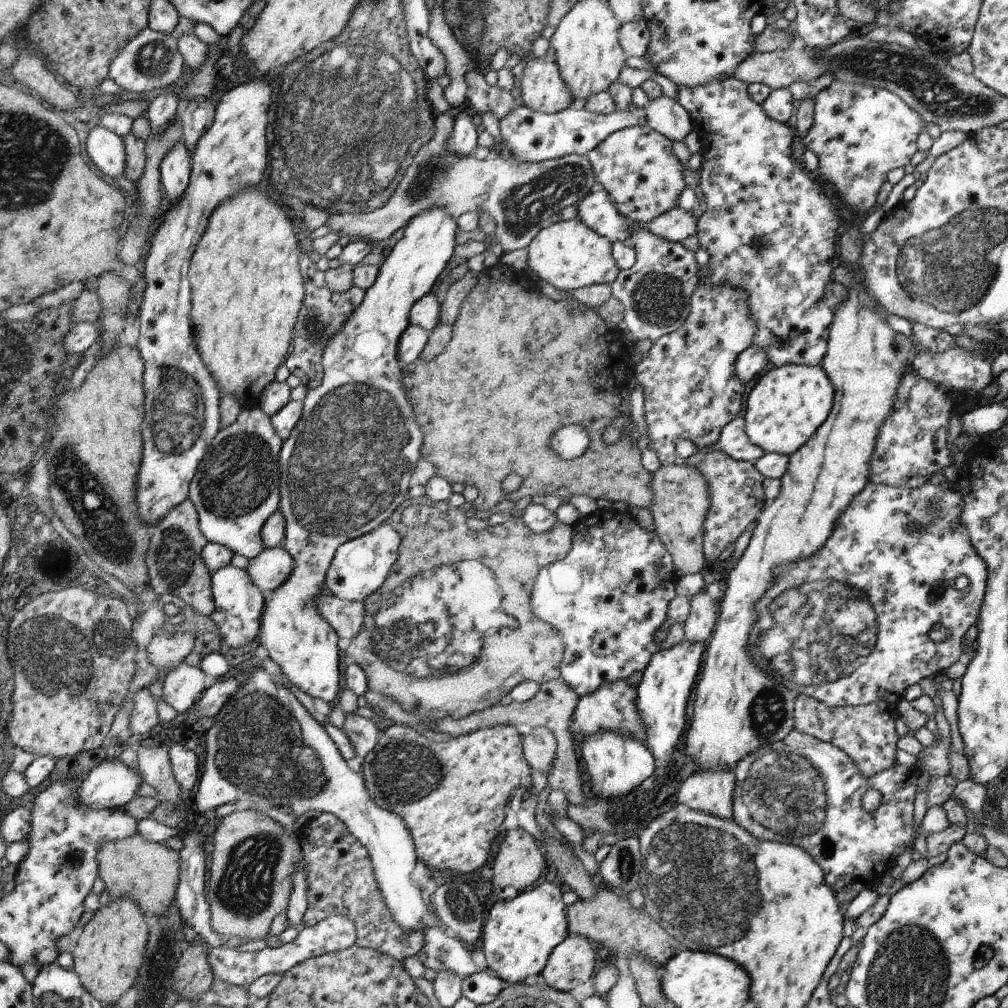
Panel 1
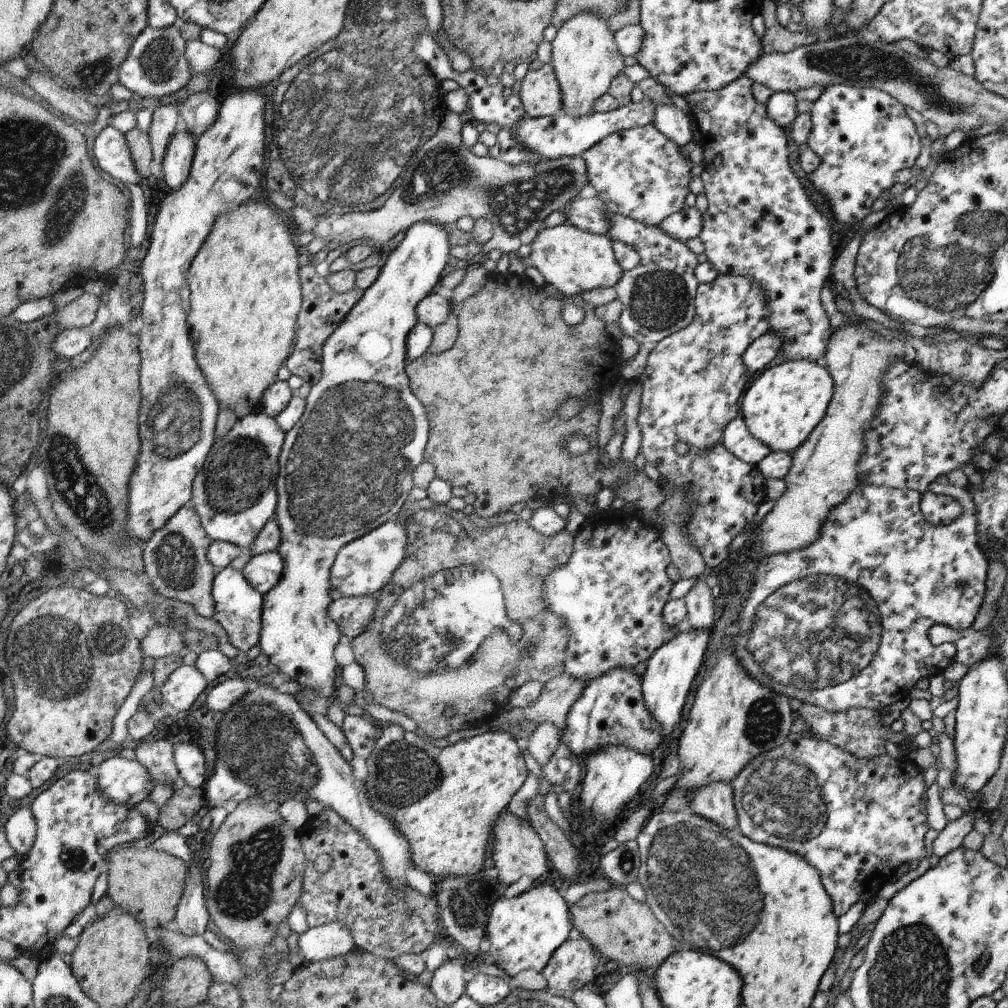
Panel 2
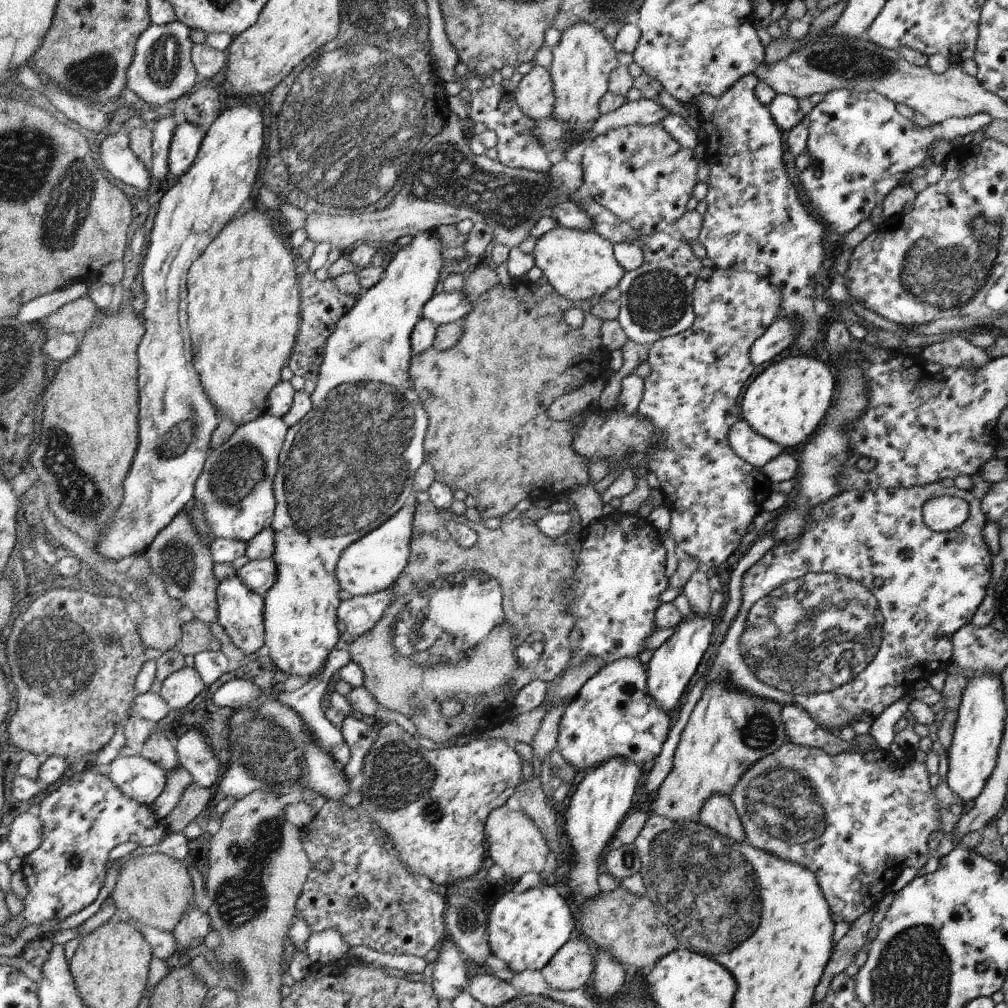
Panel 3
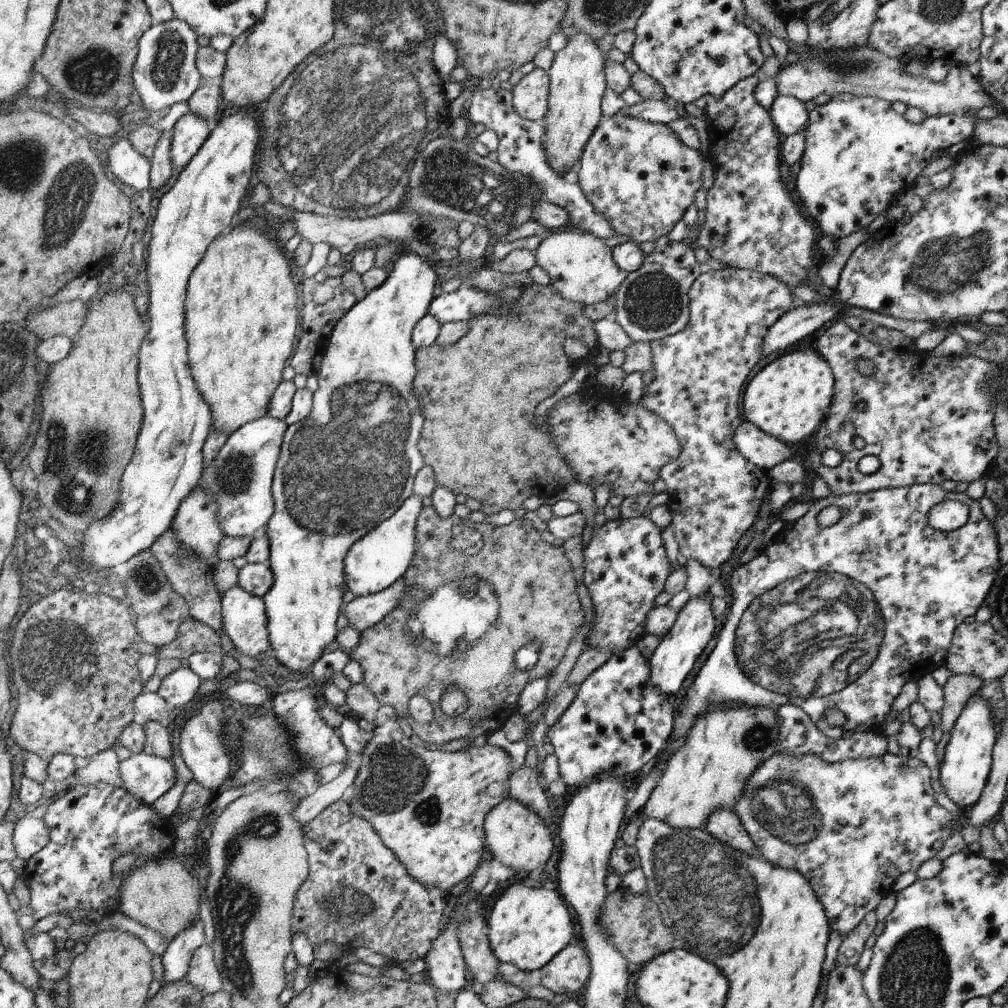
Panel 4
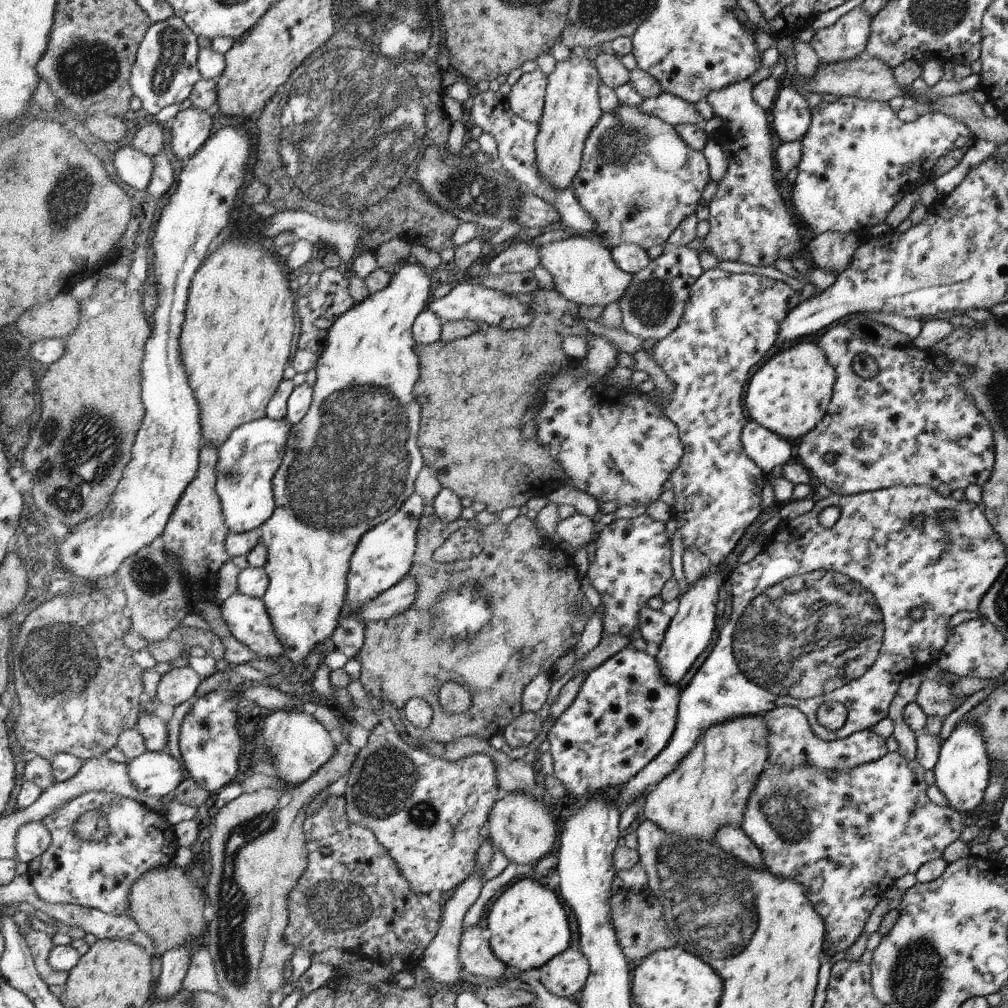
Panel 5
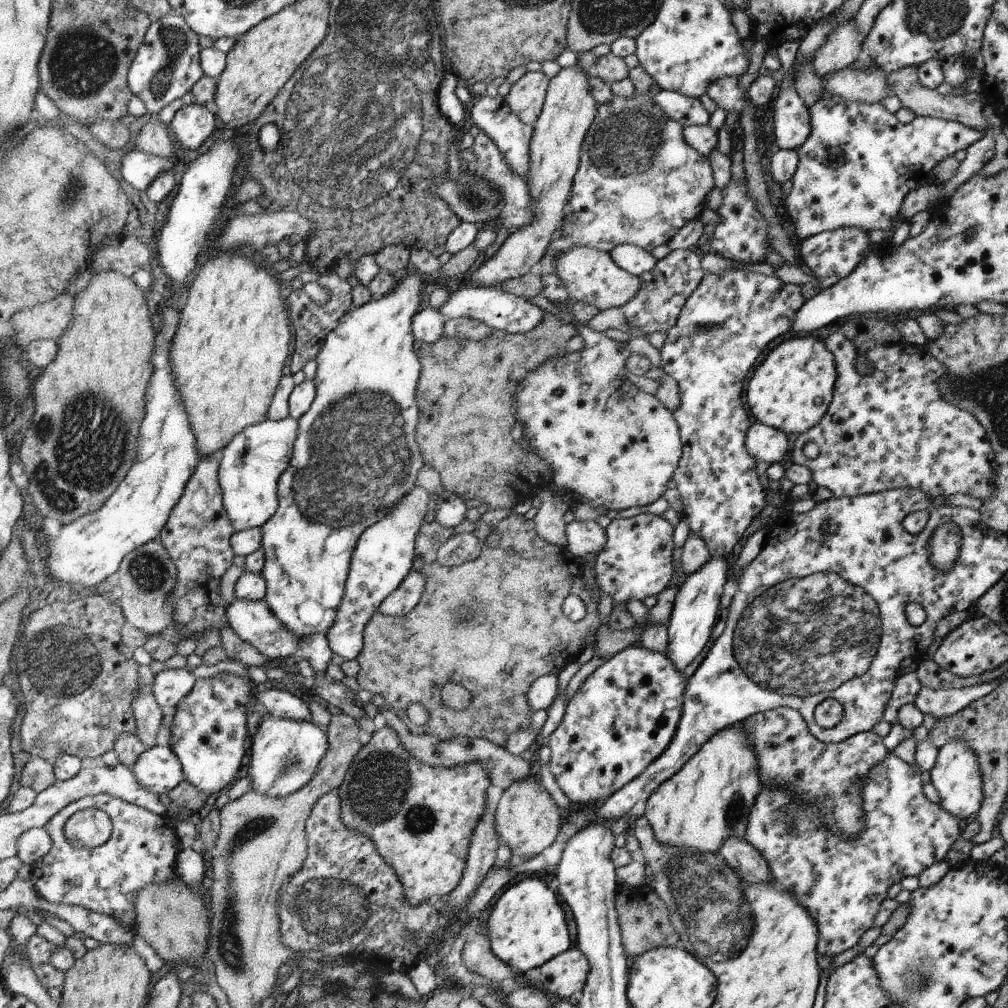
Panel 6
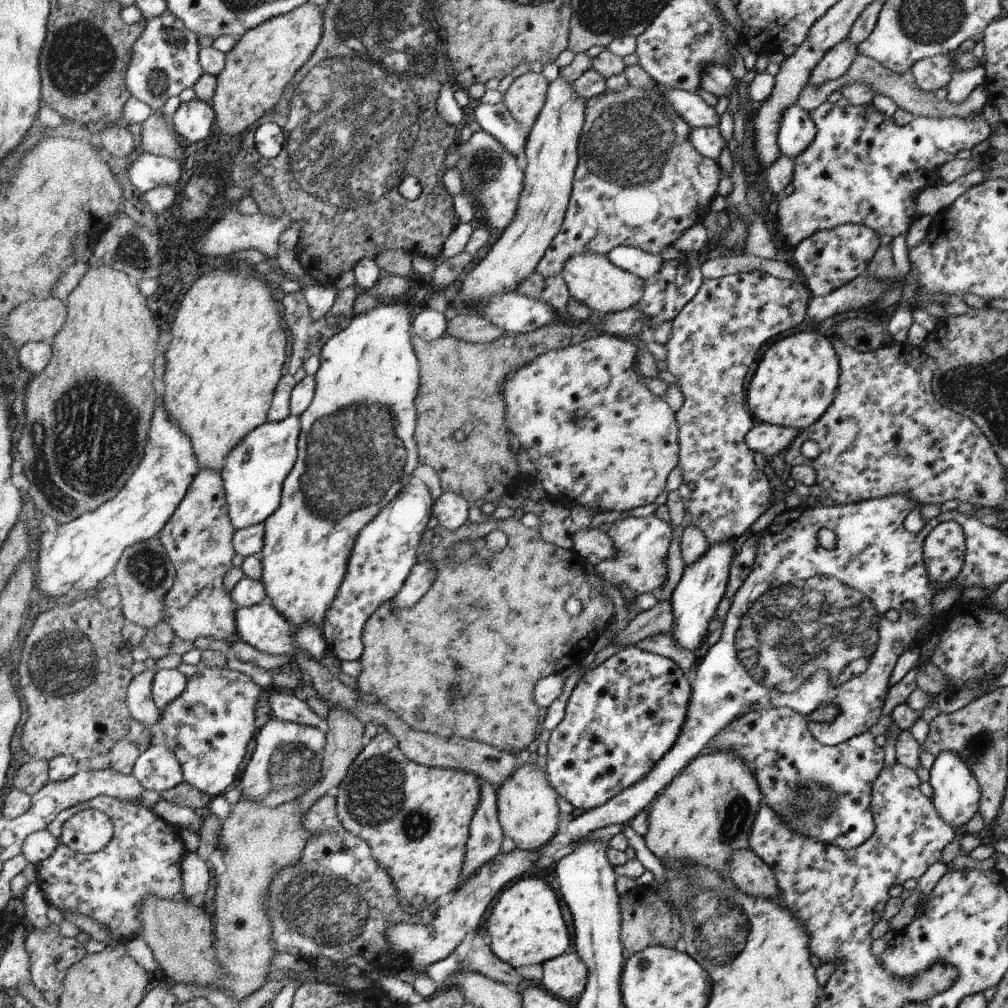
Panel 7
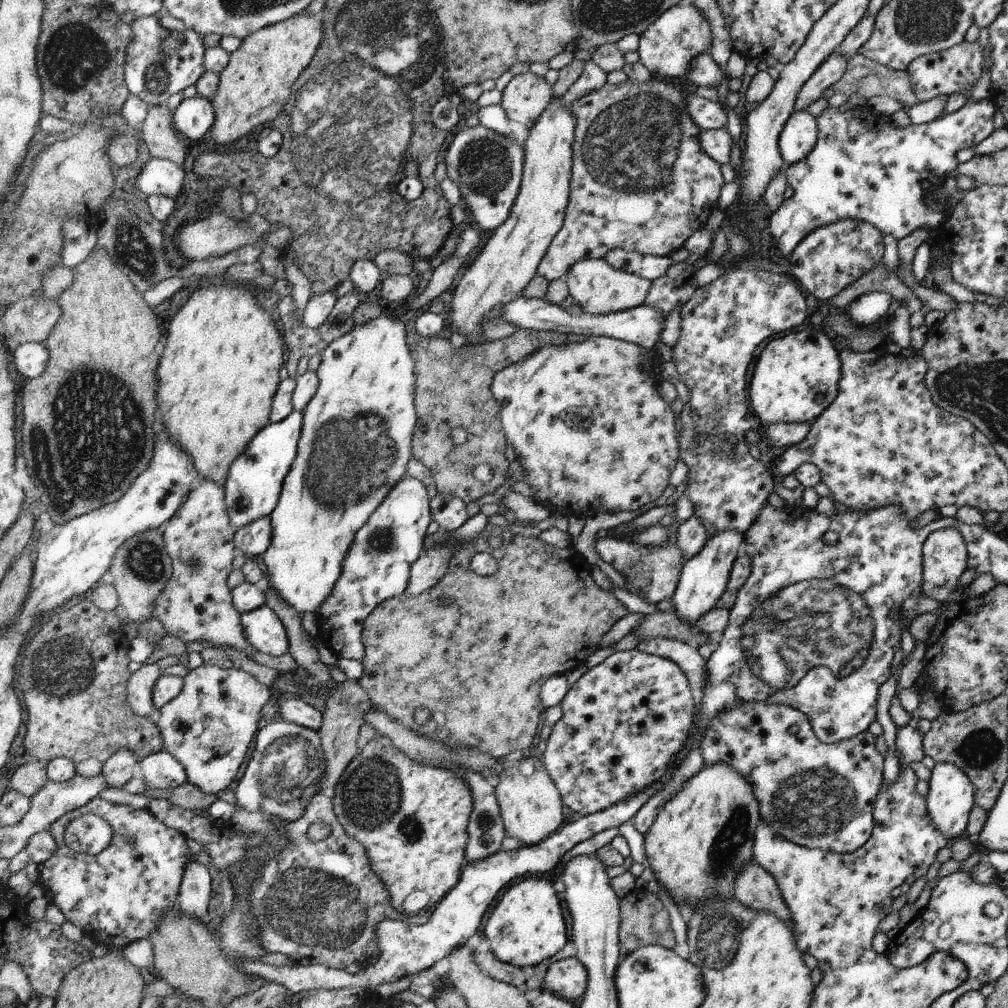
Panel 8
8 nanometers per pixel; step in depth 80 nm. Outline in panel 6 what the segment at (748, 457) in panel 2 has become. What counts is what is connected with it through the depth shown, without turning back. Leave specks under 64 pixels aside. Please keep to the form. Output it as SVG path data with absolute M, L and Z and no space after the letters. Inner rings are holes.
M754 422L746 434L748 452L758 460L774 464L788 458L788 436L783 430Z

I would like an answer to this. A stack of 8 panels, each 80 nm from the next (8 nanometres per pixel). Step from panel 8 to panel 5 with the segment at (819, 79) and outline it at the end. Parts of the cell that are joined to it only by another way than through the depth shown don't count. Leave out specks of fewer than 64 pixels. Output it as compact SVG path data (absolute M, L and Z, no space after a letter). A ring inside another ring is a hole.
M862 3L841 16L832 26L817 30L809 44L818 54L820 63L834 64L838 60L865 55L871 33L872 16L866 14Z

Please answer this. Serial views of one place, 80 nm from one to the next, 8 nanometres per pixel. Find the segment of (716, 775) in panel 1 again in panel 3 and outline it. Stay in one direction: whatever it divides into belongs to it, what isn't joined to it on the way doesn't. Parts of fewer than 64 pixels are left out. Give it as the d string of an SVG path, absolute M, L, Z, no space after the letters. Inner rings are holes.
M718 795L709 799L701 809L698 822L736 842L746 842L743 824L730 797Z

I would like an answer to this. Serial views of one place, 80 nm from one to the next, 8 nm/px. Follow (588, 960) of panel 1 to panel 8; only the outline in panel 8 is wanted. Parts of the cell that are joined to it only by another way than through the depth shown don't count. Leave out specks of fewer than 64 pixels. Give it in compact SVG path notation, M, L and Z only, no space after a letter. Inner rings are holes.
M576 956L553 962L545 974L544 989L566 1000L582 998L586 988L586 969Z

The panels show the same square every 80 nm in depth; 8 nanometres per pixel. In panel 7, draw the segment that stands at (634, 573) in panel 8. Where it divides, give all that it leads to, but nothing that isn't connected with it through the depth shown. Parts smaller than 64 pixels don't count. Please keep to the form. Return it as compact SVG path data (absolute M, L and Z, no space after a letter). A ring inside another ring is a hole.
M584 529L572 532L573 549L585 559L598 561L612 560L617 557L616 544L611 536L599 529Z

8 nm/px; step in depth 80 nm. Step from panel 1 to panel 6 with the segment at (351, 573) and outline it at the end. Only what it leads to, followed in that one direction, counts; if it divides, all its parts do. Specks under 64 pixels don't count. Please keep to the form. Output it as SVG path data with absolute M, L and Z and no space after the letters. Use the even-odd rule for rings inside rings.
M416 487L416 492L400 496L400 504L395 504L396 508L391 508L388 515L364 532L364 540L360 540L360 548L356 548L356 560L351 561L352 576L348 576L348 596L344 596L344 604L340 606L340 620L336 620L335 626L325 634L333 656L338 654L345 660L358 658L366 622L378 612L387 596L403 583L410 568L414 568L415 543L429 510L430 497L427 489Z

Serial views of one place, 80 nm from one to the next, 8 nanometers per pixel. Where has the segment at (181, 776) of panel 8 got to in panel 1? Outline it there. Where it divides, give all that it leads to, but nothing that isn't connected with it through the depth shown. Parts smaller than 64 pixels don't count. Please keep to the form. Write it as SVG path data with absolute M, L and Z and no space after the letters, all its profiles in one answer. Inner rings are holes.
M120 759L104 760L84 780L78 798L89 807L97 809L122 809L134 799L142 782L143 778L139 771L129 768Z

